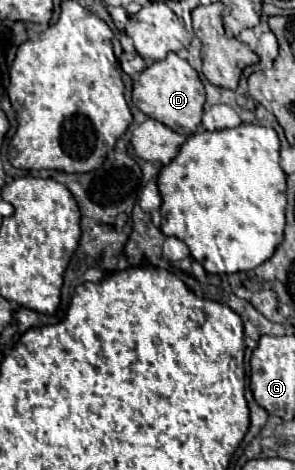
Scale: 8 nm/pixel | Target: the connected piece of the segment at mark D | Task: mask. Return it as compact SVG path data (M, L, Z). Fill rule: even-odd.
M170 52L164 60L152 62L134 82L132 90L132 102L150 118L166 124L178 134L190 136L198 130L202 112L204 112L204 88L198 78L198 72L182 60L178 54Z

